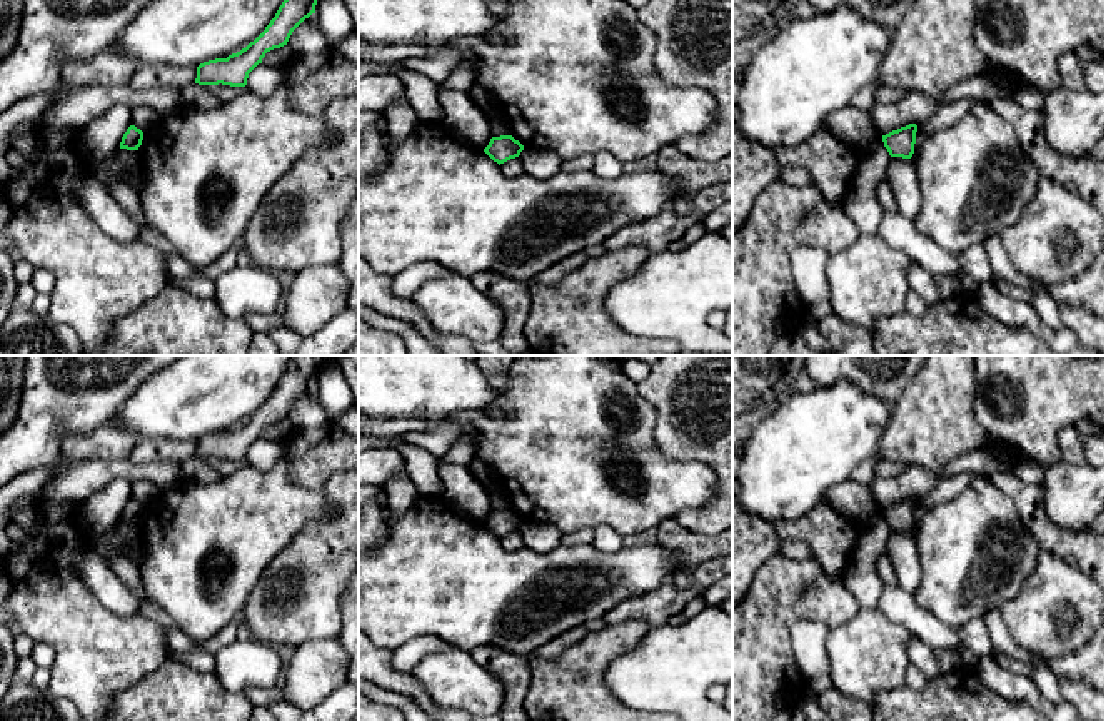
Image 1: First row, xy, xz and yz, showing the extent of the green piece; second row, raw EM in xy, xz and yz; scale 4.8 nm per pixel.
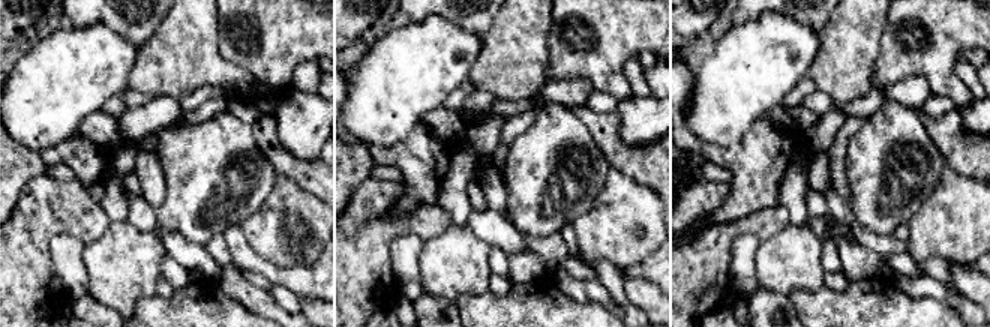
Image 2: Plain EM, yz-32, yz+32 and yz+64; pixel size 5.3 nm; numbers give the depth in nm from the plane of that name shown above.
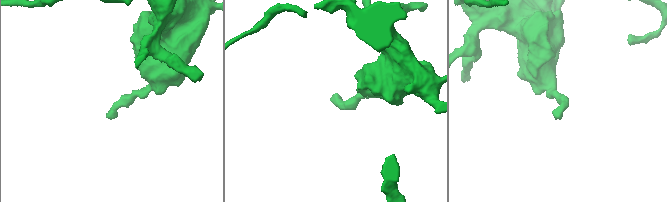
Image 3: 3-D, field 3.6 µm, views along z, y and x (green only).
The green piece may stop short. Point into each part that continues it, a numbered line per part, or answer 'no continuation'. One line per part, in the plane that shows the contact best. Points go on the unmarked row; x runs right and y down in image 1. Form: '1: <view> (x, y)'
no continuation

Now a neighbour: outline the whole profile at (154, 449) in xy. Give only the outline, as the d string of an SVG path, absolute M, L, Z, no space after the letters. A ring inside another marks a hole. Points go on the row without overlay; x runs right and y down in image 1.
M153 437L138 441L130 454L130 461L137 464L157 462L157 461L187 461L197 452L197 439L170 439Z

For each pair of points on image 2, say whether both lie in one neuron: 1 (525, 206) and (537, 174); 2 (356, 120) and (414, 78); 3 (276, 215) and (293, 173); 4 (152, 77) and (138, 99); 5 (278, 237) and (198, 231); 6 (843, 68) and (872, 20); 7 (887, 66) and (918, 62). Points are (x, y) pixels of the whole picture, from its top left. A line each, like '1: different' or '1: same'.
1: same
2: same
3: different
4: different
5: different
6: same
7: same

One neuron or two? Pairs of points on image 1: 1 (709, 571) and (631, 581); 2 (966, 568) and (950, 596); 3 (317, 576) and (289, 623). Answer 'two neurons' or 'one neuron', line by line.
1: two neurons
2: one neuron
3: one neuron

